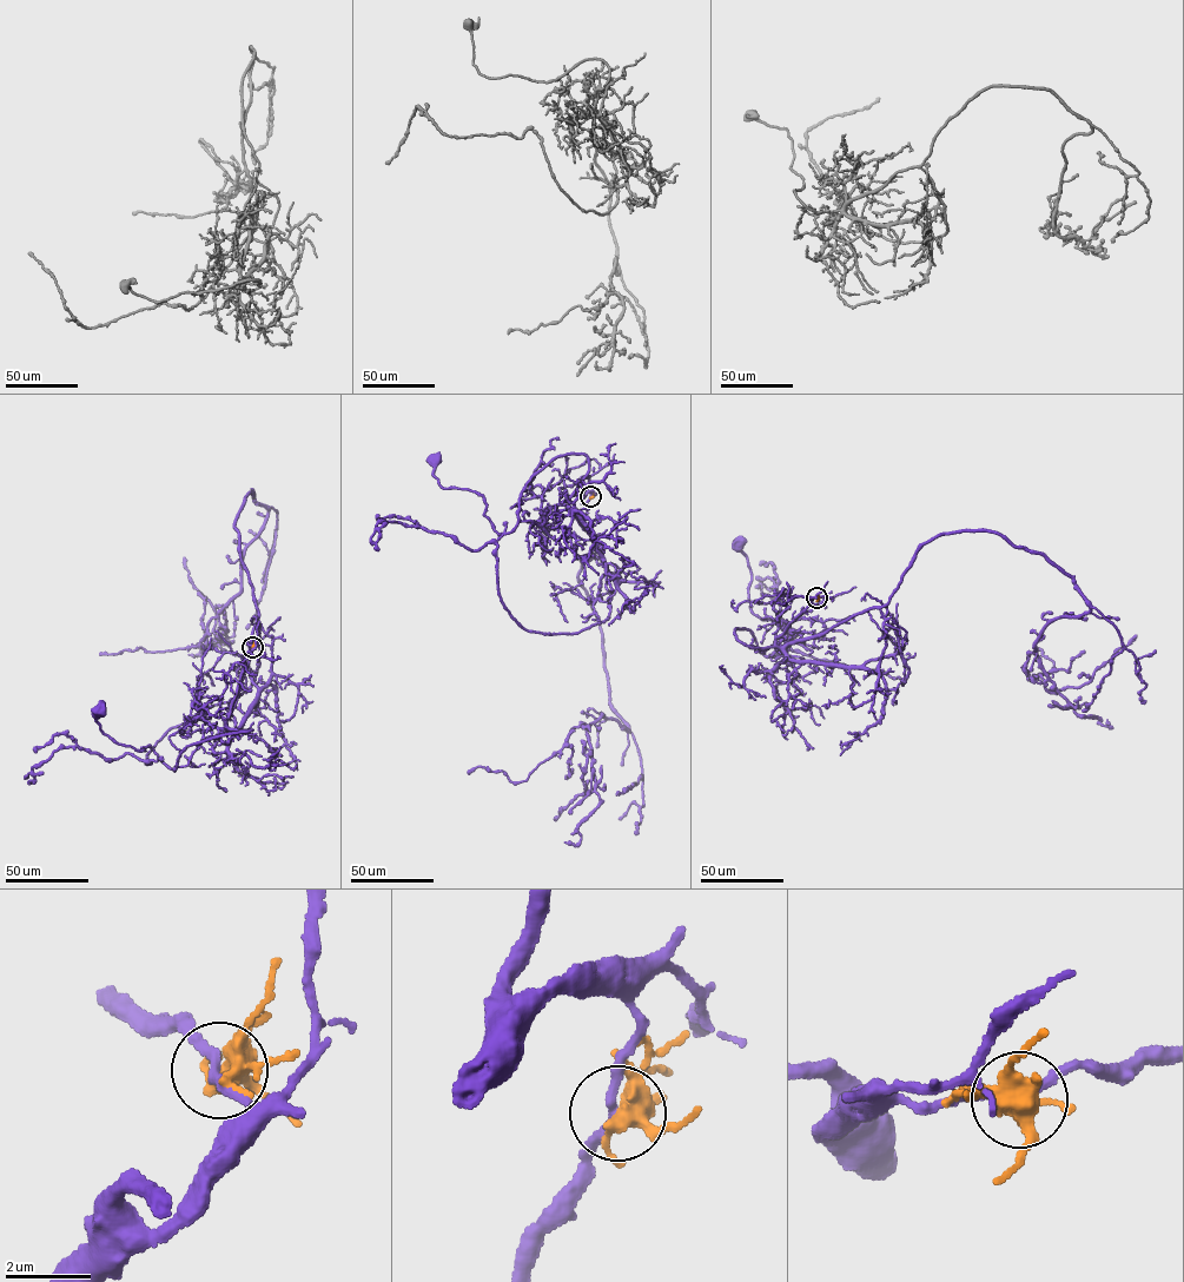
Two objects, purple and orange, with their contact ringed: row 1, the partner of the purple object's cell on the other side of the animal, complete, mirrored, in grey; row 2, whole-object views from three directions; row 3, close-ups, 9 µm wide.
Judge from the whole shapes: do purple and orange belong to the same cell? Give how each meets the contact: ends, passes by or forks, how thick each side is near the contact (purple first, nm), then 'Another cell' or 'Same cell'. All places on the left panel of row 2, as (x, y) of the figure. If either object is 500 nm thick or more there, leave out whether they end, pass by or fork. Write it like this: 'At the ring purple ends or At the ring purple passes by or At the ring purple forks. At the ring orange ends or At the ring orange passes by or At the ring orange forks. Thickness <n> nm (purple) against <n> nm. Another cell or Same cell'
At the ring purple passes by. At the ring orange forks. Thickness 240 nm (purple) against 440 nm. Another cell

